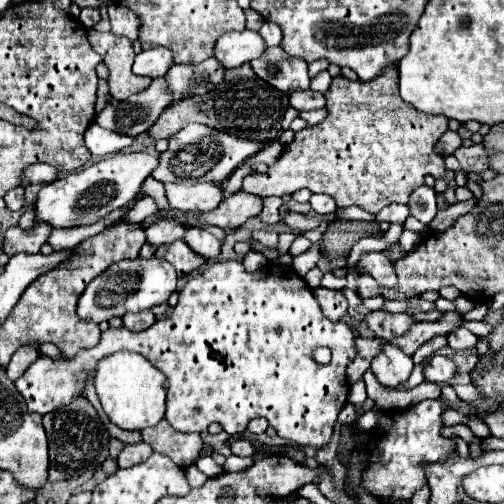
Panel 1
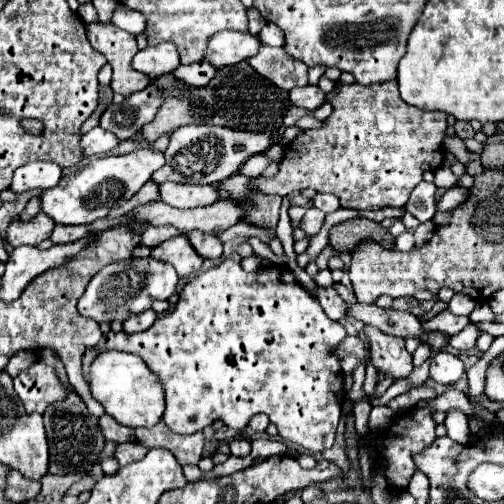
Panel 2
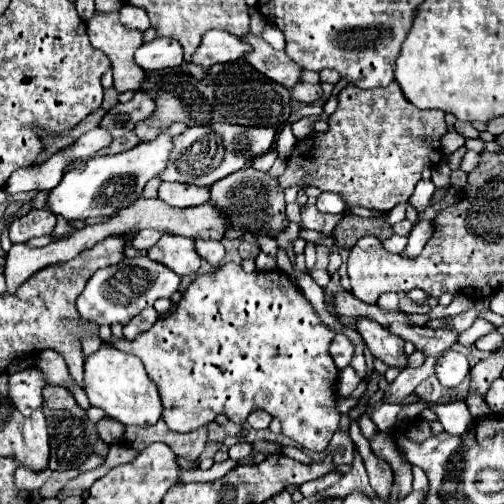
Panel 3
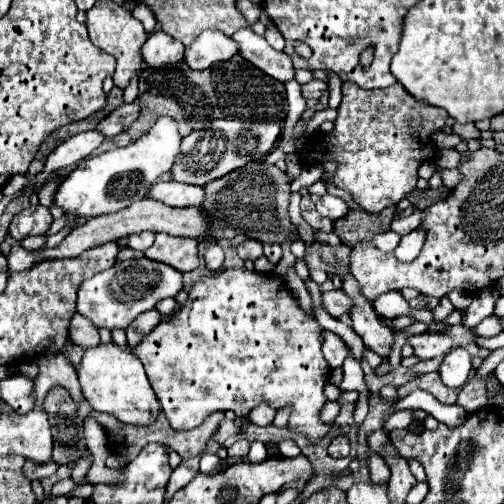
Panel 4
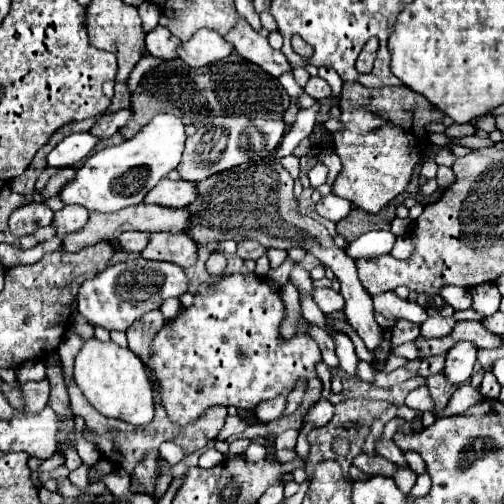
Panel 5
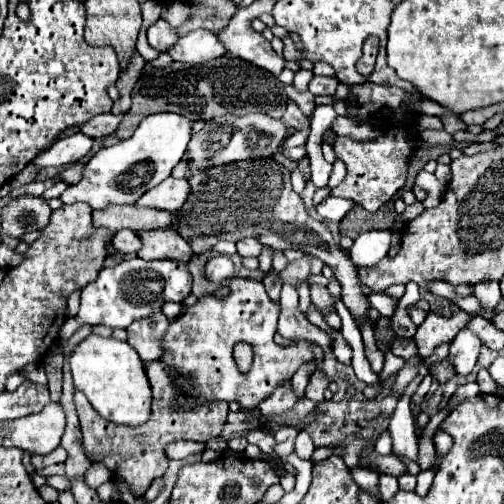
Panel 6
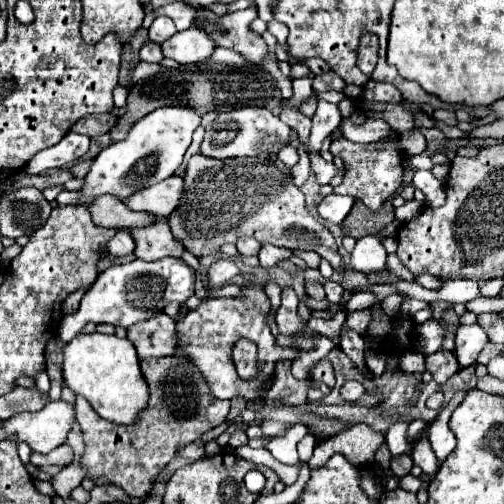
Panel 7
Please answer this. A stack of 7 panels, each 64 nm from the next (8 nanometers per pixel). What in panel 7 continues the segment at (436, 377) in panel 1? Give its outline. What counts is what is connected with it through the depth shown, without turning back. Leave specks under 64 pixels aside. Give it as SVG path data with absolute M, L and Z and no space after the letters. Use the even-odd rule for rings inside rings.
M480 324L460 326L456 332L456 348L454 354L460 366L472 366L476 362L478 352L488 344L488 334Z

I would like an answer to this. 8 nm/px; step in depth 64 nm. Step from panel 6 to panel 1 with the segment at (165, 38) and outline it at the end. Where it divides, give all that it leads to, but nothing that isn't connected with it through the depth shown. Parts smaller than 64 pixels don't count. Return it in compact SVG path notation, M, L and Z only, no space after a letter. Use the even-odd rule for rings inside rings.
M152 48L152 50L142 50L132 66L132 72L138 76L150 76L150 78L160 78L166 76L168 68L172 66L172 50L170 48Z

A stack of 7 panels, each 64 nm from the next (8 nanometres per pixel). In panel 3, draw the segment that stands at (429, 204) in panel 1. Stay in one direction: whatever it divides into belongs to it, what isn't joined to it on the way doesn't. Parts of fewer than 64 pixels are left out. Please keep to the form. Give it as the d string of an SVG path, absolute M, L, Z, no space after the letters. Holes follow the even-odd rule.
M420 180L420 182L416 184L414 196L410 198L410 204L412 204L418 212L420 212L420 210L424 210L424 208L428 206L428 202L430 202L432 192L434 192L434 184L432 184L430 180Z

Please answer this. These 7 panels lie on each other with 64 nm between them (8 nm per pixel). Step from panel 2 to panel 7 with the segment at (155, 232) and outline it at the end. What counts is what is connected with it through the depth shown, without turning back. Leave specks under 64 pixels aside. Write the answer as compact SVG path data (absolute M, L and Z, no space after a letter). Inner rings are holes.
M120 230L110 242L108 242L108 254L110 256L128 256L134 252L134 240L126 230Z

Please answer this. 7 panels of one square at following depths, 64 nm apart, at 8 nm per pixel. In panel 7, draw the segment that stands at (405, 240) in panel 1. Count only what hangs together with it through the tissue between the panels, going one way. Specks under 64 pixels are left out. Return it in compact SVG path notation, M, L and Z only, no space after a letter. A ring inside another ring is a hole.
M380 234L364 236L356 242L356 248L350 252L348 268L364 276L380 276L386 272L386 250Z

